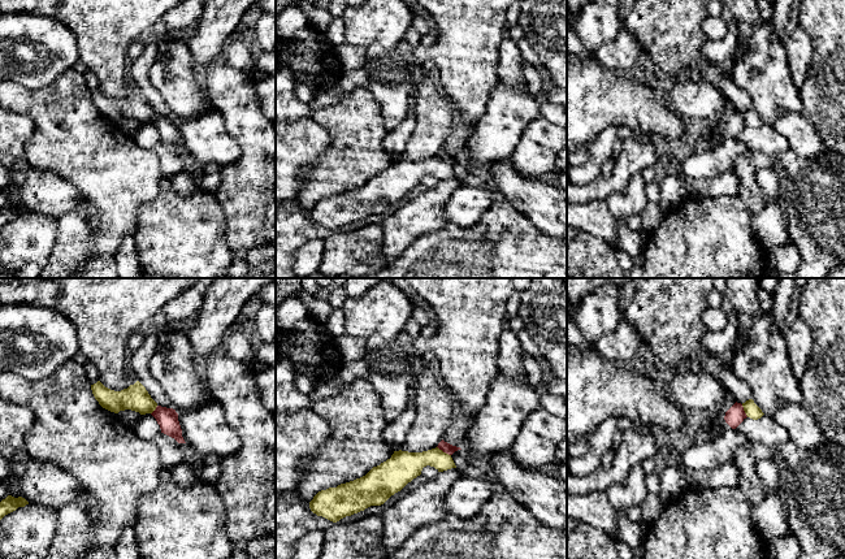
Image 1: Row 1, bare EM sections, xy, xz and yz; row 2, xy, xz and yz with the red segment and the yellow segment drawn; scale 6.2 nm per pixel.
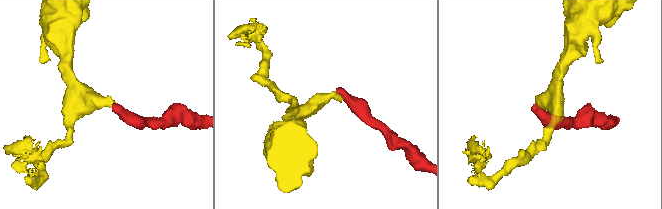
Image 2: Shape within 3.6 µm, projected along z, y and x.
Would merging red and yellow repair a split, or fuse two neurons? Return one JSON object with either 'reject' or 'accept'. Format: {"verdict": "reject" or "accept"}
{"verdict": "reject"}

